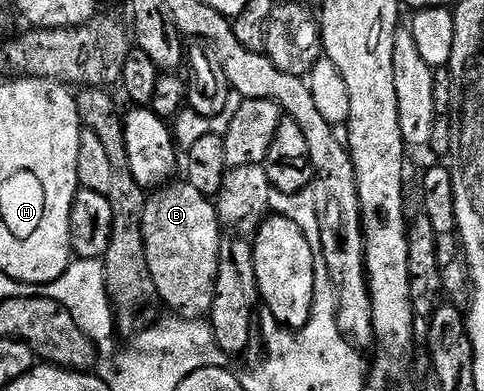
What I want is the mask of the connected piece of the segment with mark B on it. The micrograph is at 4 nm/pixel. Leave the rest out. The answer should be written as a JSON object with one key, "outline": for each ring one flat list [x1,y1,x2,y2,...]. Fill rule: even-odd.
{"outline":[[168,183,147,198,142,215,146,263,153,277,155,296,172,308,175,316,186,321,207,318,212,312,222,224,216,206,204,198,205,190,195,184]]}

